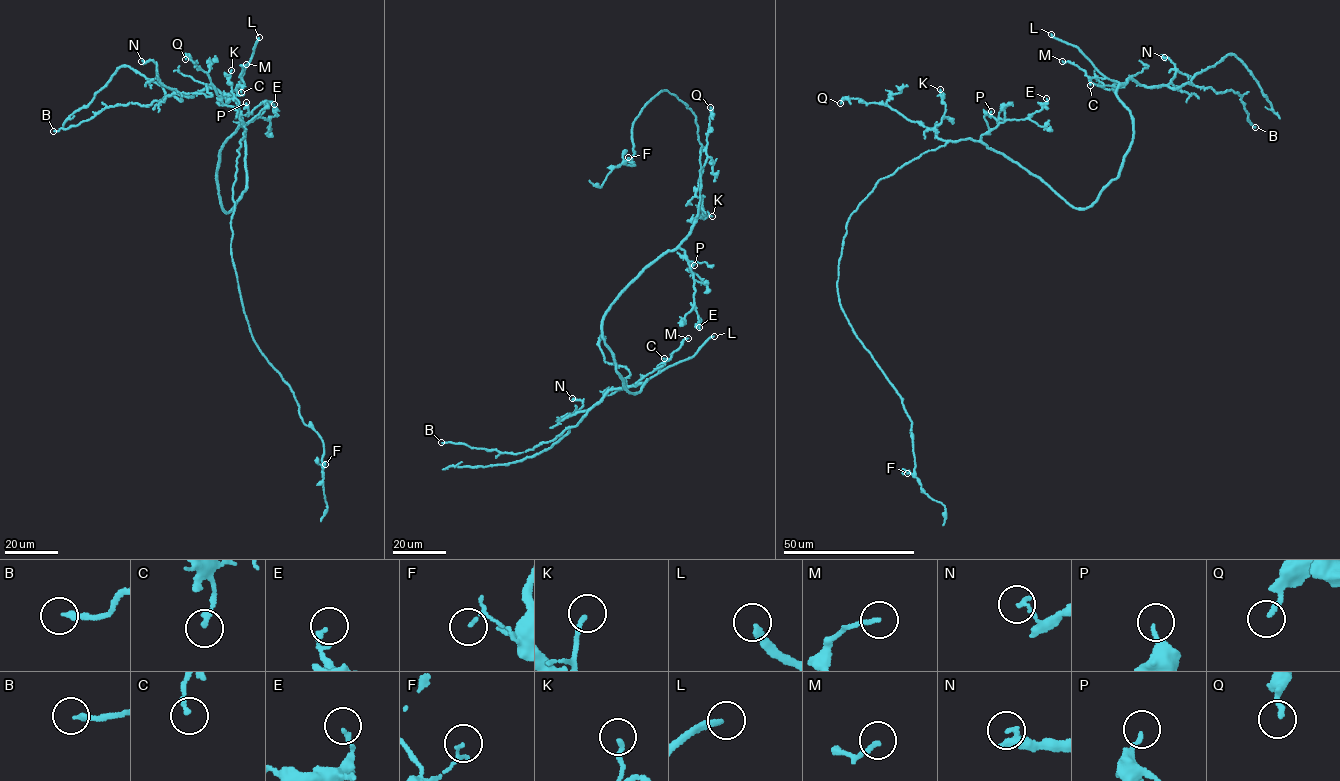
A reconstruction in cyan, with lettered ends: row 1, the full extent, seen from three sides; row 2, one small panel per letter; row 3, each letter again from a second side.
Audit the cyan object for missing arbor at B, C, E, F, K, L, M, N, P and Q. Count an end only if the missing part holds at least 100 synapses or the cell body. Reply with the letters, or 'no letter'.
L

